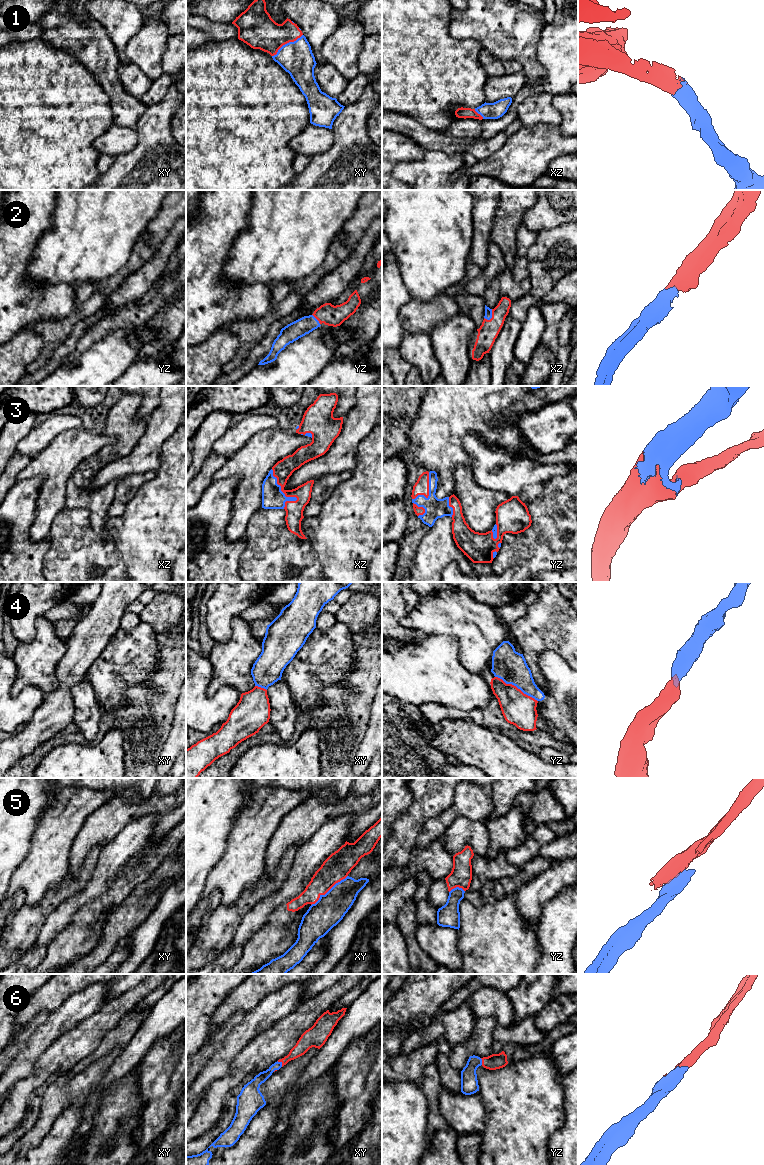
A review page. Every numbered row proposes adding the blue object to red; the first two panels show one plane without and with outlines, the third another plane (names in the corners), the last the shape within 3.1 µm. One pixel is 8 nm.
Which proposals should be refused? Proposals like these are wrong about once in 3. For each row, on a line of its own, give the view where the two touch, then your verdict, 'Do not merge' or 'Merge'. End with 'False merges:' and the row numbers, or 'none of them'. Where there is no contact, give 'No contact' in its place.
1: Touches red in xy. Merge
2: Touches red in xz. Merge
3: Touches red in xz. Merge
4: Touches red in yz. Merge
5: Touches red in xy. Do not merge
6: Touches red in xy. Merge
False merges: 5

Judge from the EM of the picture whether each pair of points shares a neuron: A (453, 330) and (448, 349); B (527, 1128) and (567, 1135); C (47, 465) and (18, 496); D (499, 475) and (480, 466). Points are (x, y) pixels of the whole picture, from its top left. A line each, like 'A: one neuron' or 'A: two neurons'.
A: one neuron
B: two neurons
C: two neurons
D: one neuron

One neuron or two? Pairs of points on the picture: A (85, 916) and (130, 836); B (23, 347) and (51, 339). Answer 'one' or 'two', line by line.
A: two
B: two

